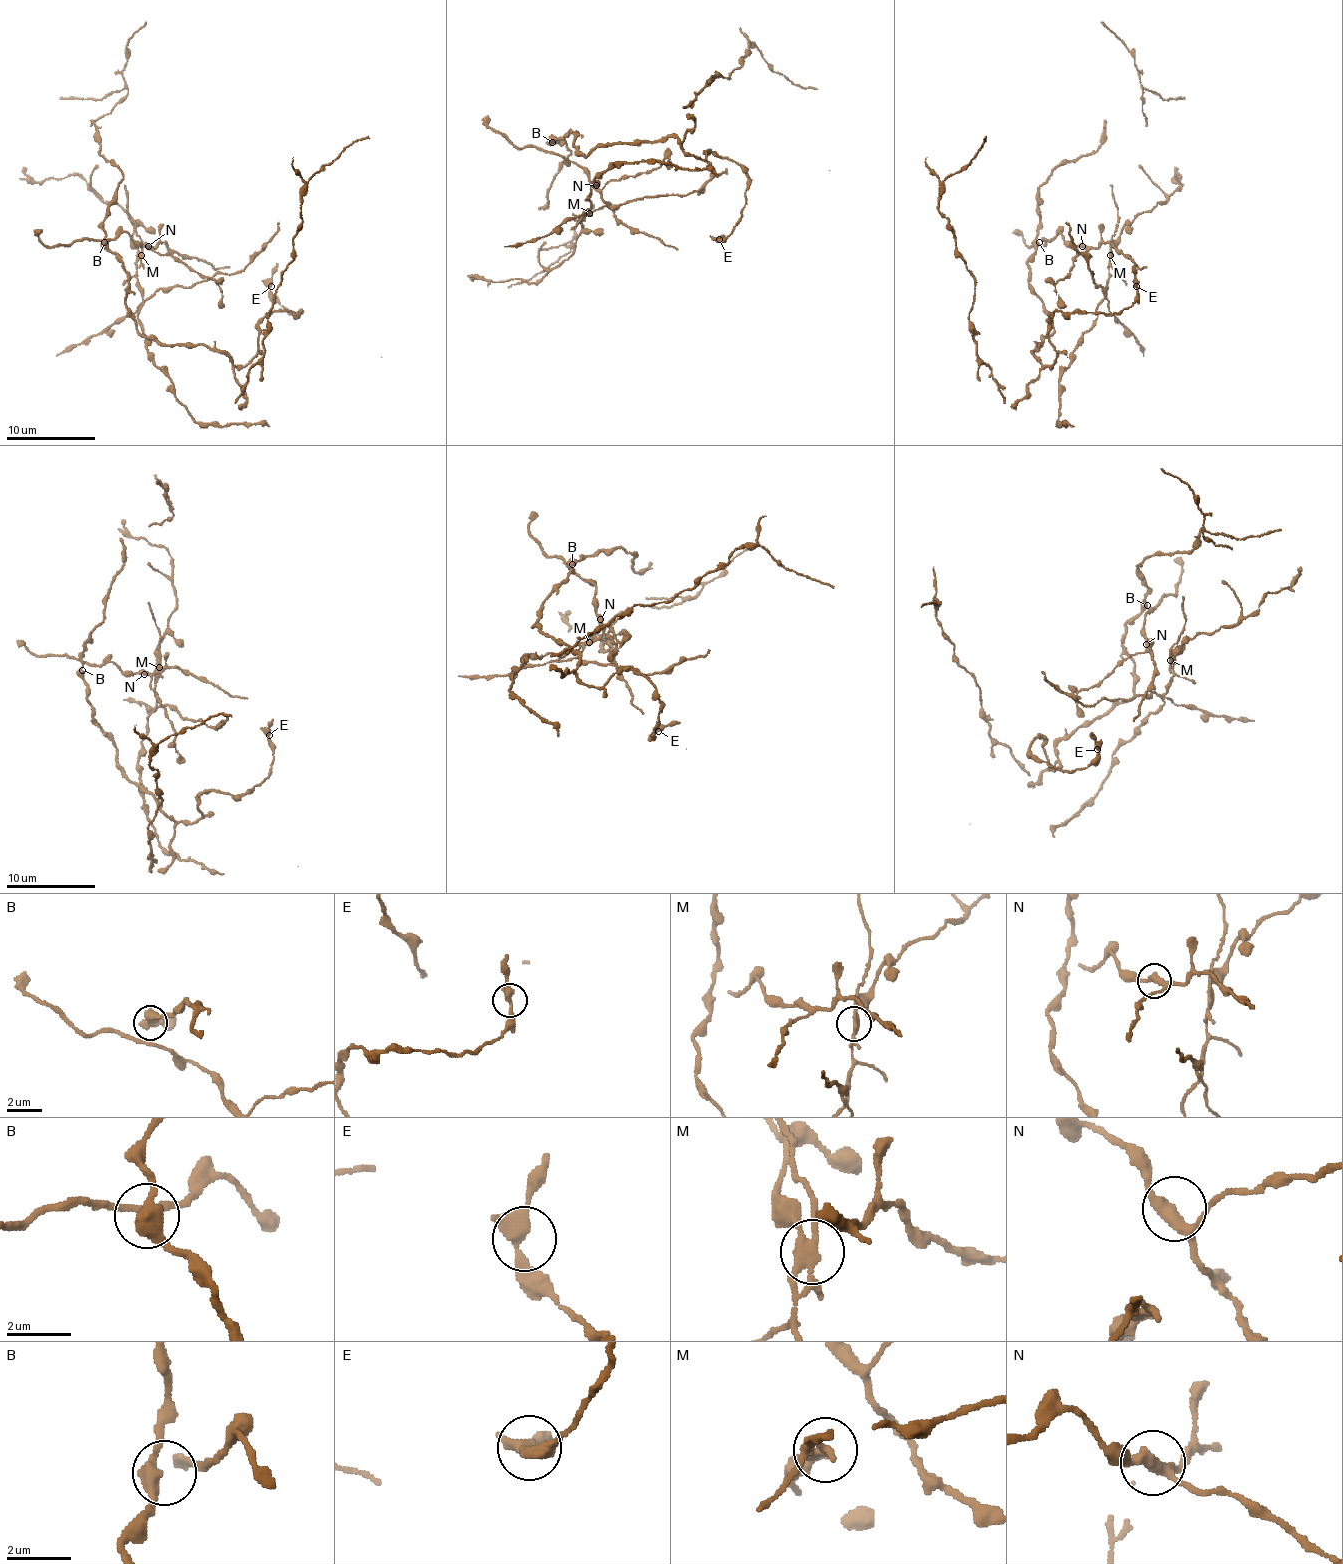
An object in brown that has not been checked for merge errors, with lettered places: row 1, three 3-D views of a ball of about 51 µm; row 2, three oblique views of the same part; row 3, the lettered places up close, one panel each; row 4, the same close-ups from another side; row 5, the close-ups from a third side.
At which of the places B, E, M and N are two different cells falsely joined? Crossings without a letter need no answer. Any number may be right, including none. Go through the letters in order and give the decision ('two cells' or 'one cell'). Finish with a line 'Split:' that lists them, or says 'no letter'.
B: one cell
E: one cell
M: two cells
N: one cell
Split: M

